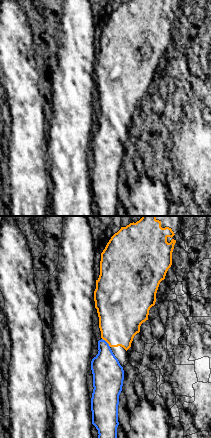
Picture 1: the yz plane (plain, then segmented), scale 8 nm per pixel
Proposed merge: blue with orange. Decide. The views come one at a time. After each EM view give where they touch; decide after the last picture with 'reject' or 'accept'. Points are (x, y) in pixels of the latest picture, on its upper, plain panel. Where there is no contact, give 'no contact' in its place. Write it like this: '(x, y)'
(106, 118)

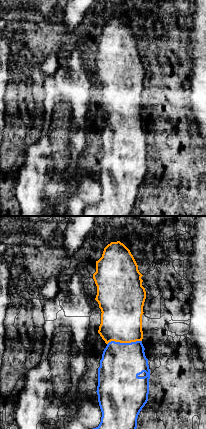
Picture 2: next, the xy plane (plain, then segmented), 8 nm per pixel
(124, 119)

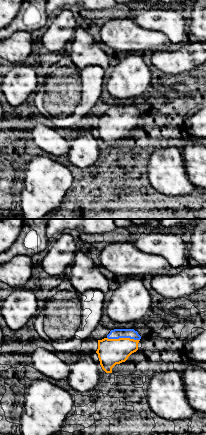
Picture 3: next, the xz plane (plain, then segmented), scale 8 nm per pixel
(123, 113)

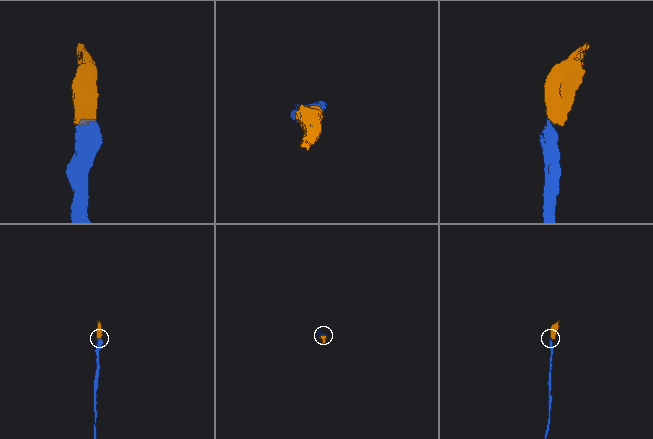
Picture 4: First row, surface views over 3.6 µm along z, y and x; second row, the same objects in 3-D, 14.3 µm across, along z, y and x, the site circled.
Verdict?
accept

